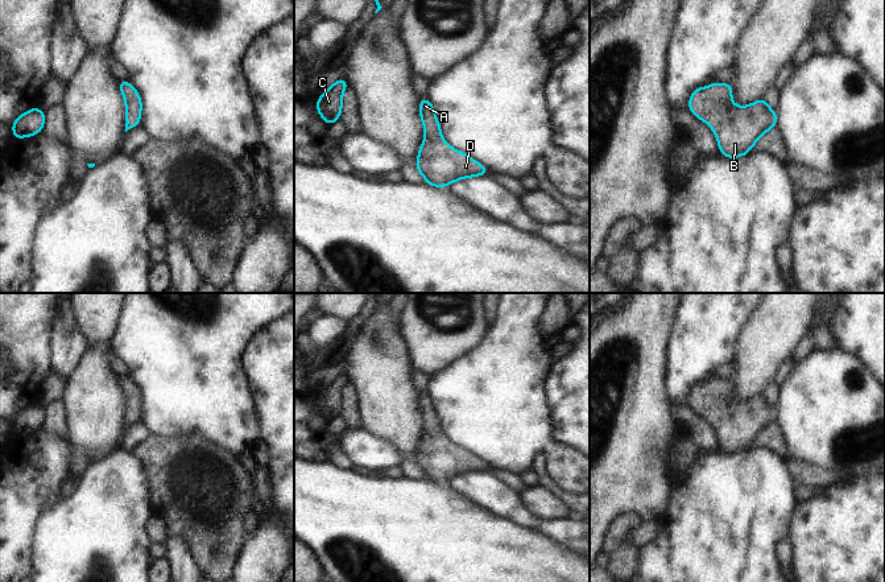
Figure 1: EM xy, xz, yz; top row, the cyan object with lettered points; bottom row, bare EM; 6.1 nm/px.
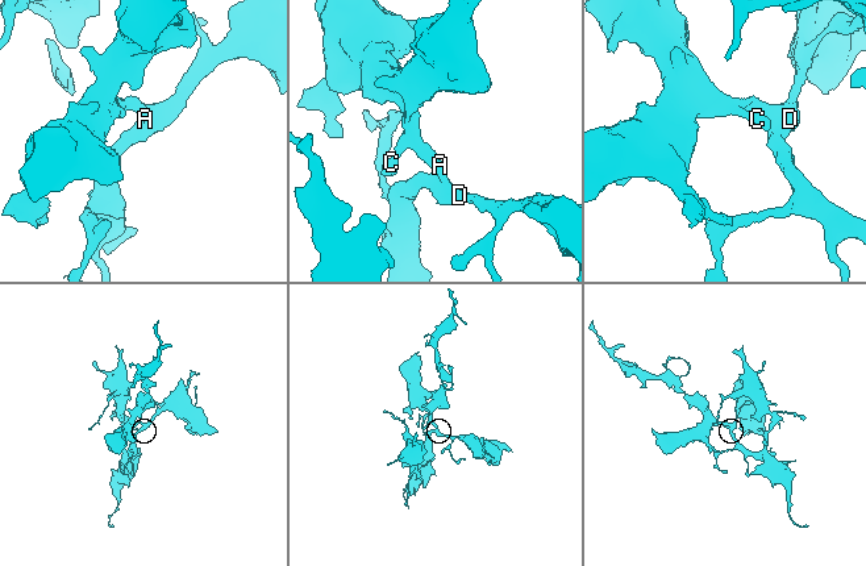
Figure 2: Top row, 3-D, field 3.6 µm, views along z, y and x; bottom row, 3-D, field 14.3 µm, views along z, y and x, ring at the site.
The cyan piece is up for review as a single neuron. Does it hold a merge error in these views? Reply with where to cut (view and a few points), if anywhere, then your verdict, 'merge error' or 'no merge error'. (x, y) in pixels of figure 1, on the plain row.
no cut; no merge error

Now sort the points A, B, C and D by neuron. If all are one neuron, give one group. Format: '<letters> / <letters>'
A B C D

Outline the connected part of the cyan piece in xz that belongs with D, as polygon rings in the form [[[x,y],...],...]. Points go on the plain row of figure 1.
[[[419,395],[419,412],[425,422],[425,433],[415,462],[427,480],[446,483],[467,472],[489,471],[485,462],[455,446],[443,436],[441,420],[429,395]]]

